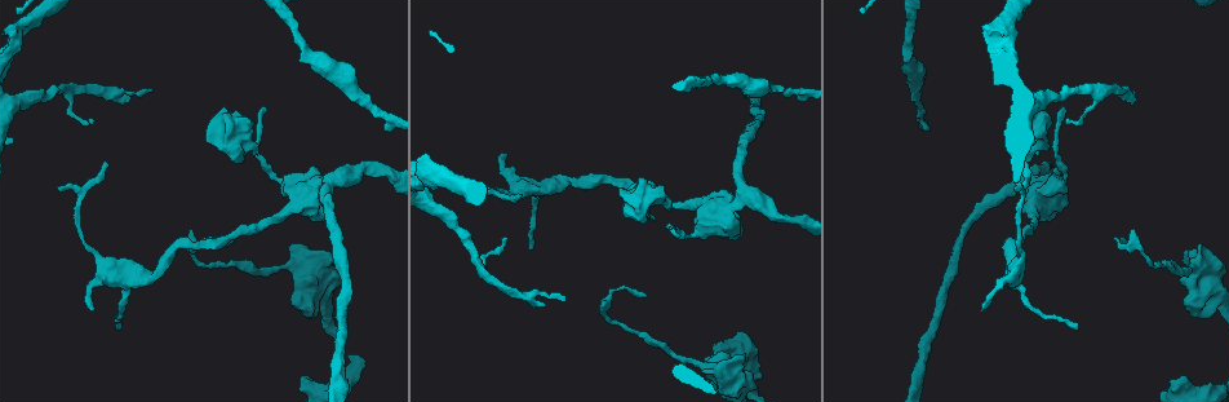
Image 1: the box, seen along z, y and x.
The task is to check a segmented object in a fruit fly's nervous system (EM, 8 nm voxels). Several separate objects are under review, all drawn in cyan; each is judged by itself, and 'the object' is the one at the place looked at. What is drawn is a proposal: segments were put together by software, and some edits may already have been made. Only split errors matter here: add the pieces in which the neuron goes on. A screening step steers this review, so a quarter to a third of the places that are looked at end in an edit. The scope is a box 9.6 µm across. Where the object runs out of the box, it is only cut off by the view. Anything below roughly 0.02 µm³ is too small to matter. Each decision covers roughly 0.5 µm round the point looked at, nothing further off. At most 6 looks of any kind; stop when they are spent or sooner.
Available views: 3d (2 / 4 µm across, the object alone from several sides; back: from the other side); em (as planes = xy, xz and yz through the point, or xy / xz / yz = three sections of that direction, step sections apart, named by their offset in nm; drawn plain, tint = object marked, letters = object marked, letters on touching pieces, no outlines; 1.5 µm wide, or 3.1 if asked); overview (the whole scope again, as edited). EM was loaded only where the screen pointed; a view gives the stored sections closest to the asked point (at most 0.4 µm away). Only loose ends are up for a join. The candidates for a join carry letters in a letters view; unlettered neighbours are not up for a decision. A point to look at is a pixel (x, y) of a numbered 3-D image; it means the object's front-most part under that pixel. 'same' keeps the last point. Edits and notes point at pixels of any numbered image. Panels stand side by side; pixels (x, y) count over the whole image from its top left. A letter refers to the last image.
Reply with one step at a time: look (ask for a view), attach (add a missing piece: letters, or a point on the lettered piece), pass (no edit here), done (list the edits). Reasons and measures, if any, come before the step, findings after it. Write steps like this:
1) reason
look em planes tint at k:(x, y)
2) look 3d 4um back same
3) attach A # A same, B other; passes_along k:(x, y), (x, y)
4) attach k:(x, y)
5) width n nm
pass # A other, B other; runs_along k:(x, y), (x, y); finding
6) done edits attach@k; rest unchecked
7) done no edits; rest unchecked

free end
look 3d 2um at 1:(1016, 186)

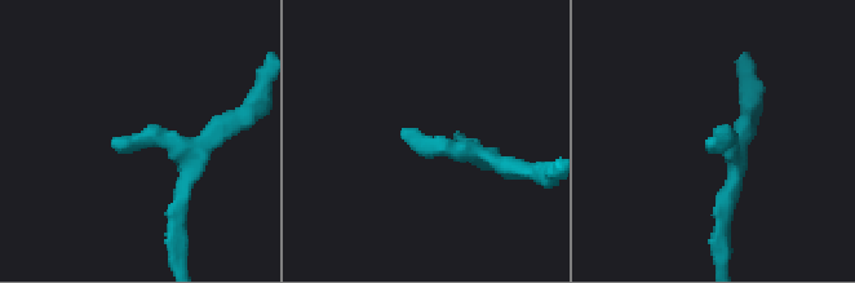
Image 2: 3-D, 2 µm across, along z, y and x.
need the tissue
look em planes tint at 2:(406, 134)

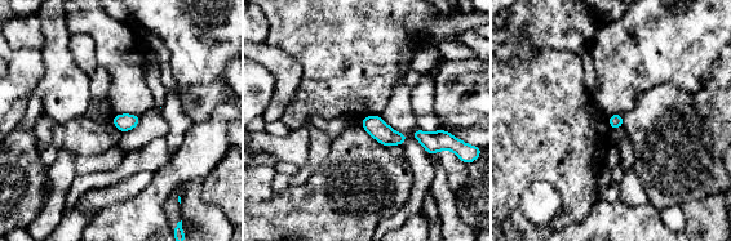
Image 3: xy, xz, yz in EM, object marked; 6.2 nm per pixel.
what lies round it
look em planes letters same

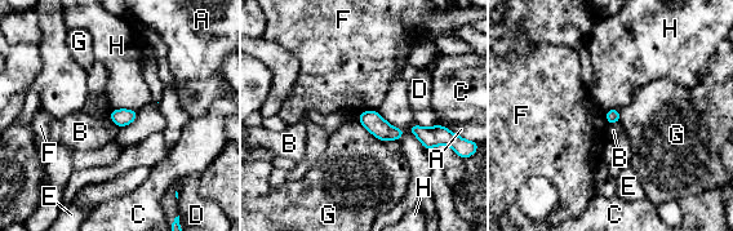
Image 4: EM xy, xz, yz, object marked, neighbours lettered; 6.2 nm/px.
width 80 nm
pass # A other, B other, C other, D other, E other, F other, G other, H other; border 4:(618, 121), (608, 124); no lettered piece goes on from it

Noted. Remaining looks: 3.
free end
look 3d 4um at 1:(503, 155)

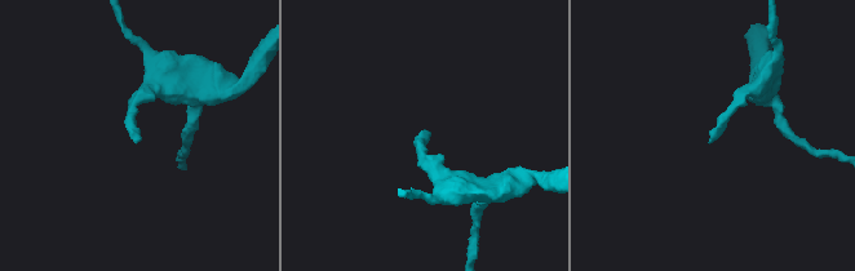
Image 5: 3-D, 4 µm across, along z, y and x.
look em xz step 8 letters at 5:(710, 140)

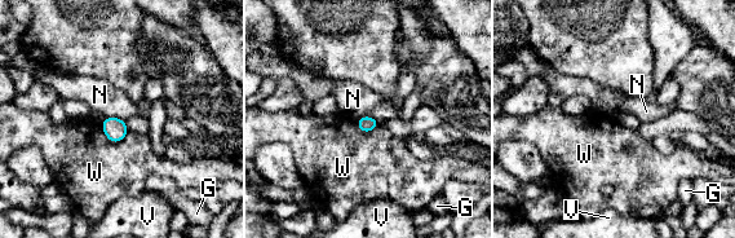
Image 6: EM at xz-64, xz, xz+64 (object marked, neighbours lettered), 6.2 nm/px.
look em planes letters same

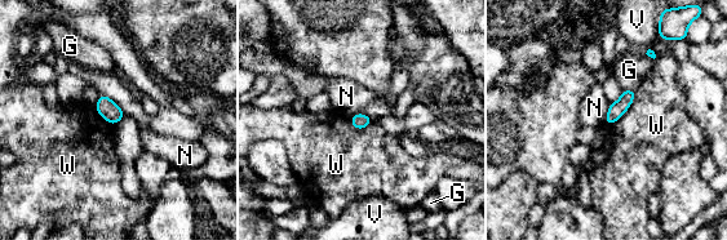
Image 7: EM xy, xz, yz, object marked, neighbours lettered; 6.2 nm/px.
width 100 nm
pass # G other, N other, V other, W other; none of them fits

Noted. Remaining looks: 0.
done no edits; rest unchecked

